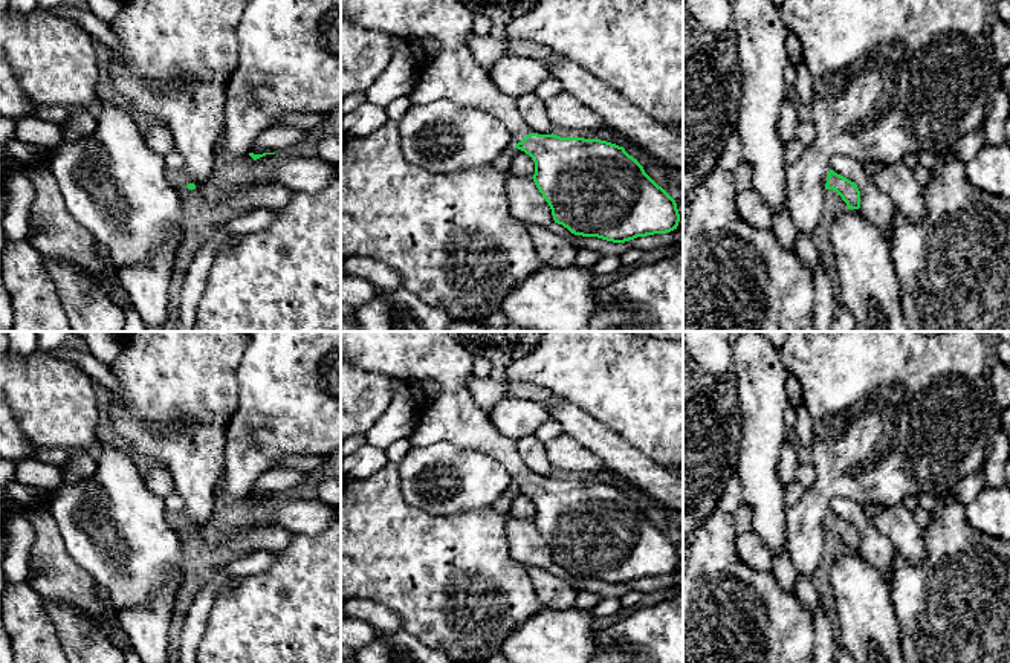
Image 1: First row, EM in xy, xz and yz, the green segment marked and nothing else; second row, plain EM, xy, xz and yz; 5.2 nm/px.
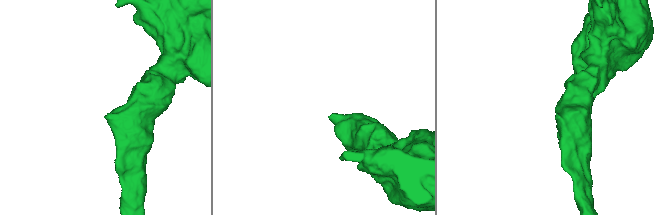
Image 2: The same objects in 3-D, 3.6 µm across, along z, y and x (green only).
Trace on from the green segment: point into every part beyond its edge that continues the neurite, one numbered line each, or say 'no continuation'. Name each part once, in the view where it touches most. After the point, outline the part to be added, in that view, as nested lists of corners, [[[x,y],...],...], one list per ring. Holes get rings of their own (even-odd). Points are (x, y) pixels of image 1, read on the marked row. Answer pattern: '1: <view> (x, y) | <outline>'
1: xz (451, 74) | [[[341,0],[341,15],[371,31],[403,37],[408,41],[429,38],[432,57],[417,66],[416,87],[408,93],[414,105],[435,101],[452,101],[484,110],[495,116],[512,134],[513,145],[521,142],[530,130],[524,124],[516,99],[503,93],[474,60],[466,46],[472,34],[474,14],[458,0]]]

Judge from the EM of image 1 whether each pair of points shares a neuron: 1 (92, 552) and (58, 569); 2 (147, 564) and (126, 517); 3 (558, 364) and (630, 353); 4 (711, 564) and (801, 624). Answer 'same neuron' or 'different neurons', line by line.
1: different neurons
2: same neuron
3: same neuron
4: same neuron

